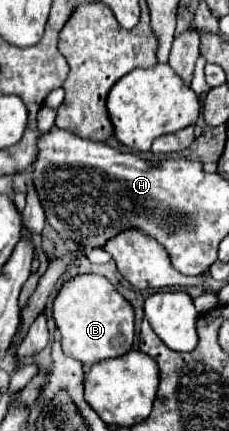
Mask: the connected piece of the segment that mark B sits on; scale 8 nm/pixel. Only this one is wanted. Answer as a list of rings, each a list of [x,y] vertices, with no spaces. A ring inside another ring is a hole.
[[[80,274],[66,280],[54,300],[52,314],[62,336],[64,354],[80,360],[86,366],[98,360],[122,356],[132,348],[134,310],[130,302],[104,276]]]

